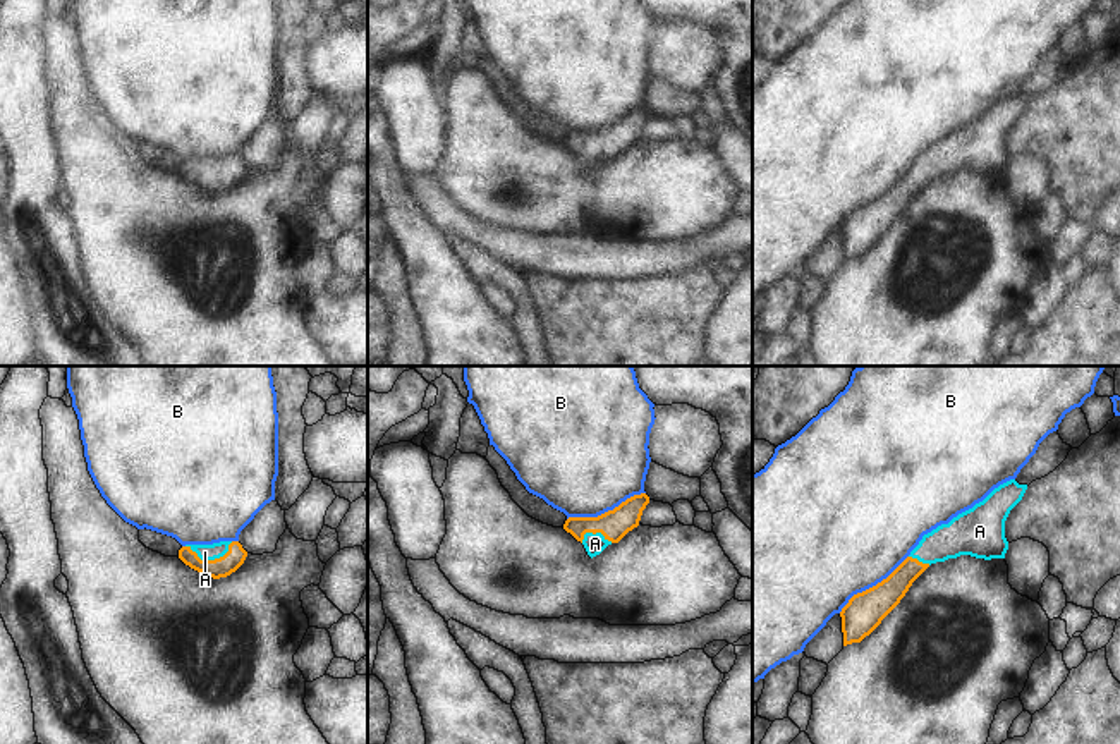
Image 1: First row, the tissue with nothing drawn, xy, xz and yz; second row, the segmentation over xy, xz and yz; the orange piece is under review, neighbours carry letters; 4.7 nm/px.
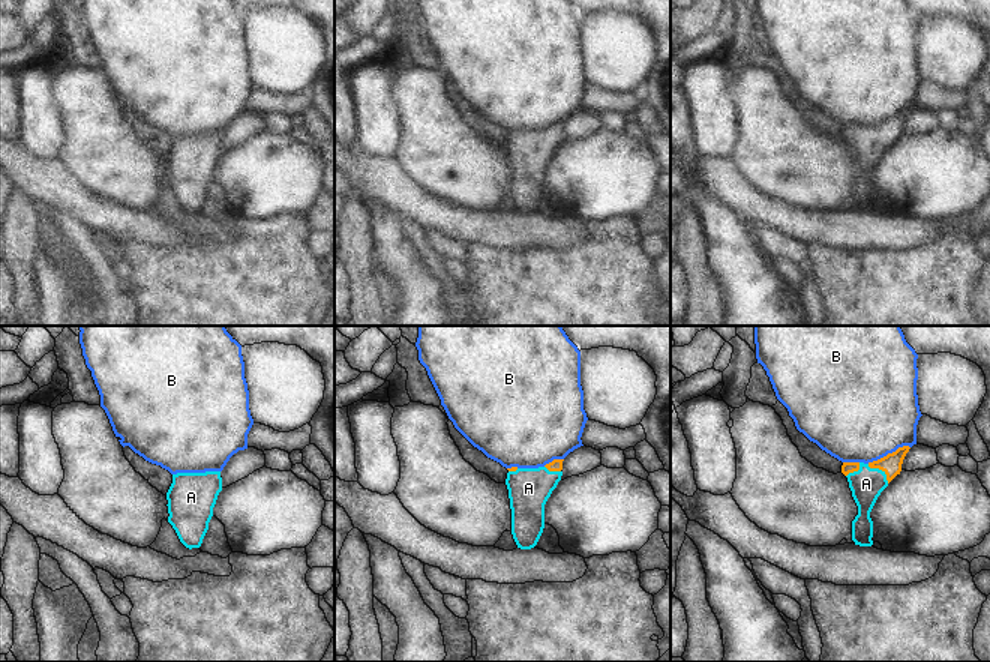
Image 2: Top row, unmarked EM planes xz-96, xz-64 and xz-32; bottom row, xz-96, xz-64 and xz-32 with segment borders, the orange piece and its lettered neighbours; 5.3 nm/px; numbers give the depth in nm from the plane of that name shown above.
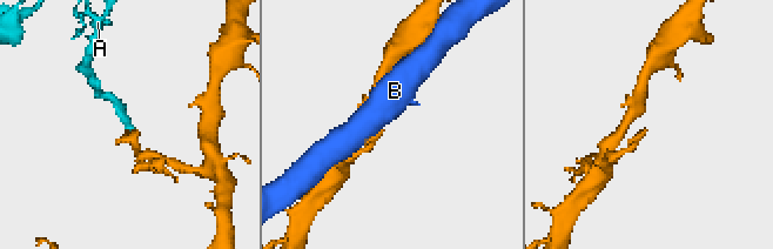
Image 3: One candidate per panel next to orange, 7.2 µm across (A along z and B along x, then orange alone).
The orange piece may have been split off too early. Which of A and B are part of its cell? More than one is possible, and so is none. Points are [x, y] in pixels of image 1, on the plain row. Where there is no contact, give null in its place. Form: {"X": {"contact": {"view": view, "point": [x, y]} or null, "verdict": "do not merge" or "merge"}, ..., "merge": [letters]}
{"A": {"contact": {"view": "xy", "point": [210, 176]}, "verdict": "merge"}, "B": {"contact": {"view": "xz", "point": [605, 128]}, "verdict": "do not merge"}, "merge": ["A"]}

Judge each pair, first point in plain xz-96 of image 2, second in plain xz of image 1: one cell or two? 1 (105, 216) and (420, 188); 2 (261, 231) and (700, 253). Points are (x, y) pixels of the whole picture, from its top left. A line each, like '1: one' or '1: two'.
1: one
2: two

